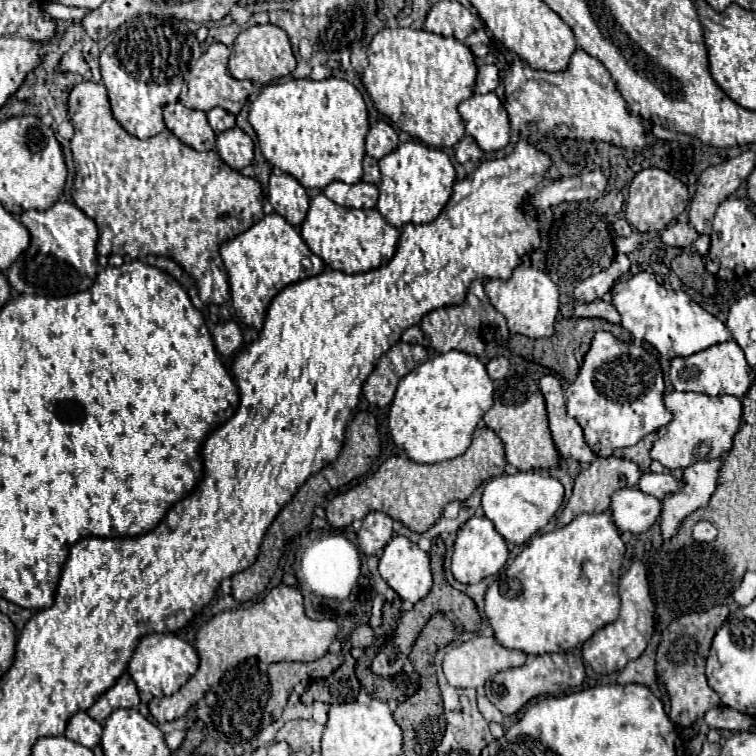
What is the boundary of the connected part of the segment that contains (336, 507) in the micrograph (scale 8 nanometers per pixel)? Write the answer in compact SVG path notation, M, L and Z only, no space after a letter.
M477 428L469 450L453 460L437 464L419 464L403 456L387 458L377 472L343 494L337 494L327 506L327 522L333 528L349 526L353 520L363 520L365 514L381 510L393 520L403 522L413 532L427 532L443 514L443 508L453 500L467 500L473 490L493 476L501 476L507 466L501 438L491 428Z

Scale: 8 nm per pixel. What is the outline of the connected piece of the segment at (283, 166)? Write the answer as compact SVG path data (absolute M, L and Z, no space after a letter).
M325 78L325 80L285 80L269 84L261 90L259 98L251 104L249 122L257 132L259 146L267 162L271 162L281 172L297 178L305 188L323 190L333 180L345 184L357 184L363 176L363 156L365 156L365 136L369 132L367 106L361 92L343 78Z

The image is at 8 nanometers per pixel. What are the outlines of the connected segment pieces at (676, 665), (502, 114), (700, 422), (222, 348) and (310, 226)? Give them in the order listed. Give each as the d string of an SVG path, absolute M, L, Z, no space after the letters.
M715 606L711 610L687 614L673 620L661 634L661 642L657 648L657 676L667 688L667 694L671 700L669 718L677 726L683 726L683 728L691 726L707 710L721 706L717 692L707 684L705 660L709 656L709 646L713 642L713 636L721 628L727 616L729 616L727 606Z
M495 92L473 94L471 98L459 104L459 114L465 122L467 134L477 140L483 152L501 150L509 144L509 116Z
M671 392L665 396L665 406L671 410L673 420L659 428L659 438L651 448L651 458L659 460L665 468L687 468L699 460L723 458L731 450L733 436L741 424L741 400L737 396L707 396L697 392Z
M223 322L223 324L215 326L213 340L215 340L215 348L219 354L231 356L241 348L243 334L241 334L241 328L237 322Z
M323 192L311 200L307 218L301 224L301 236L313 254L317 254L333 270L345 274L369 272L383 266L393 258L399 242L399 230L389 226L375 208L367 212L345 208L331 202Z

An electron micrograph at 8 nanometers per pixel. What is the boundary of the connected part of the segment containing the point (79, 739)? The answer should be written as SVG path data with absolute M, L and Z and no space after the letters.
M77 712L65 730L65 736L77 744L83 744L87 748L95 748L101 742L103 726L95 722L87 712Z

